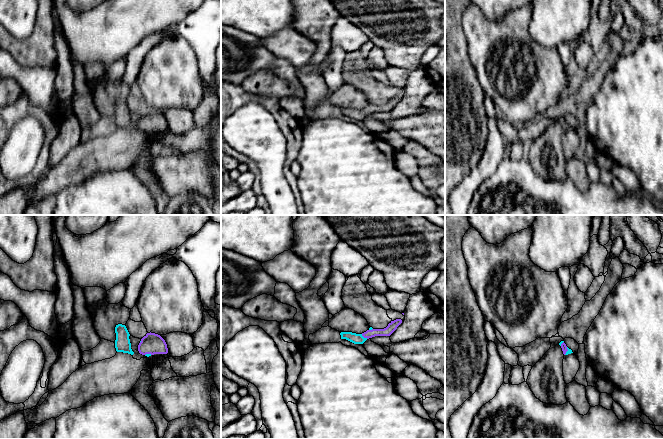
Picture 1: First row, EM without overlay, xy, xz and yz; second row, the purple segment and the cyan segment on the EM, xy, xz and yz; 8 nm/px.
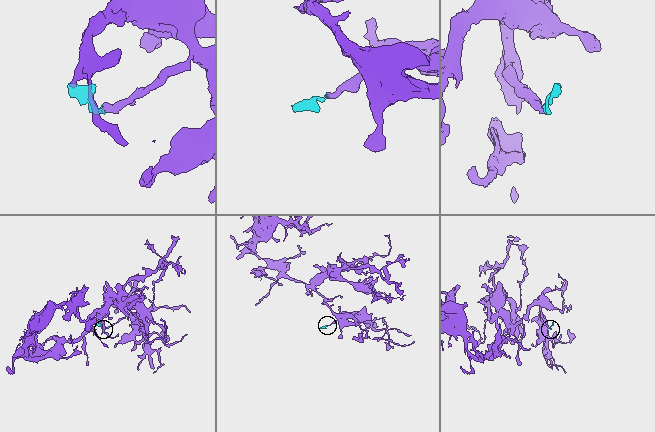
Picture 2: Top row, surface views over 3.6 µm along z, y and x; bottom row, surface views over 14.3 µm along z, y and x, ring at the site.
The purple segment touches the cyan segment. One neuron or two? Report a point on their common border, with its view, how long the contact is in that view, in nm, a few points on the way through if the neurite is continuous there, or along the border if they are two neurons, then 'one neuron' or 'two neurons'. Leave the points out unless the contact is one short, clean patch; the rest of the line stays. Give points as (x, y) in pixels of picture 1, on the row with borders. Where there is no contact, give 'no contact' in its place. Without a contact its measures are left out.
contact xz (364, 337); length 70 nm; way xz (392, 326), (364, 337), (355, 338); one neuron

